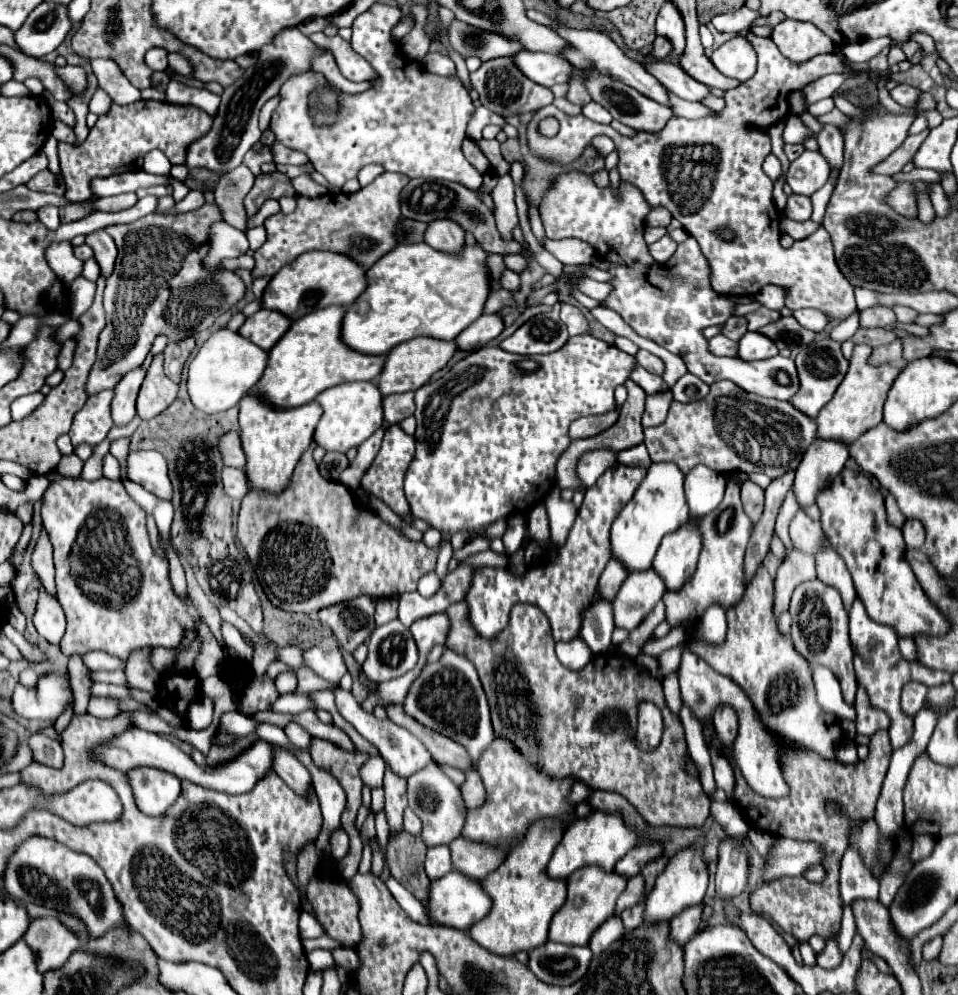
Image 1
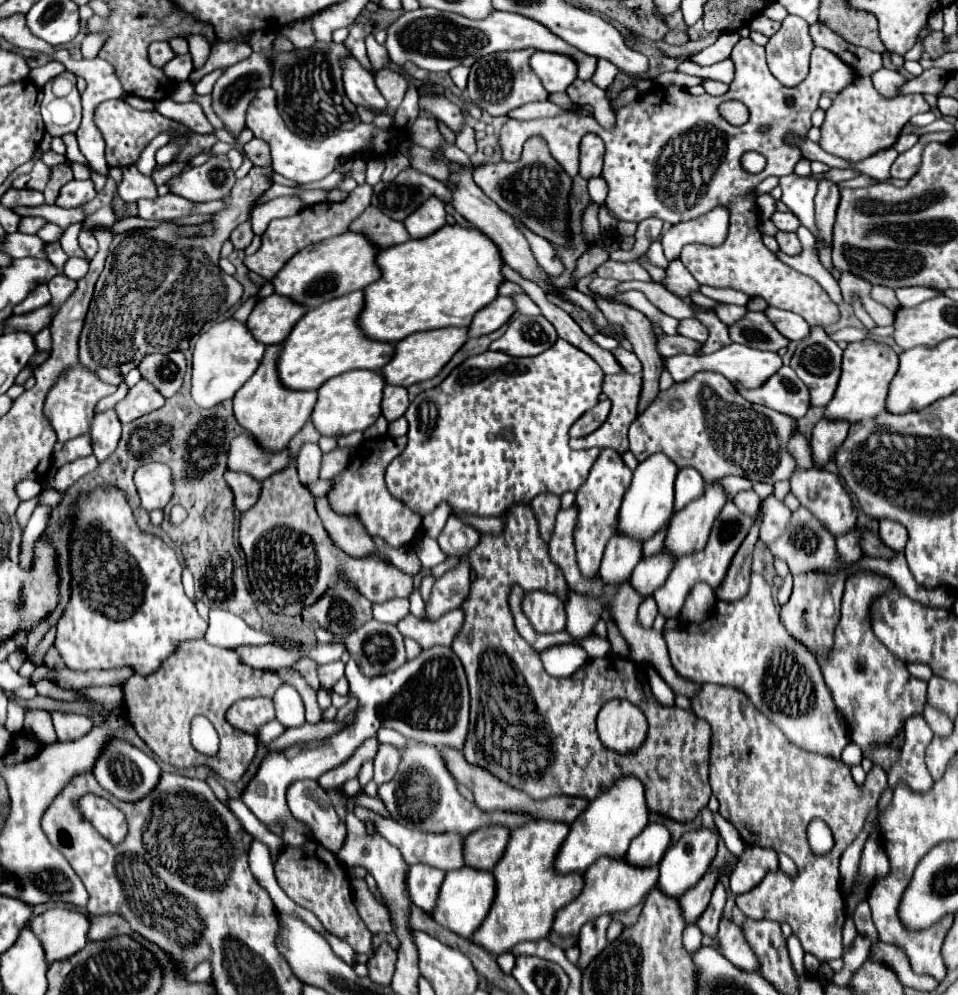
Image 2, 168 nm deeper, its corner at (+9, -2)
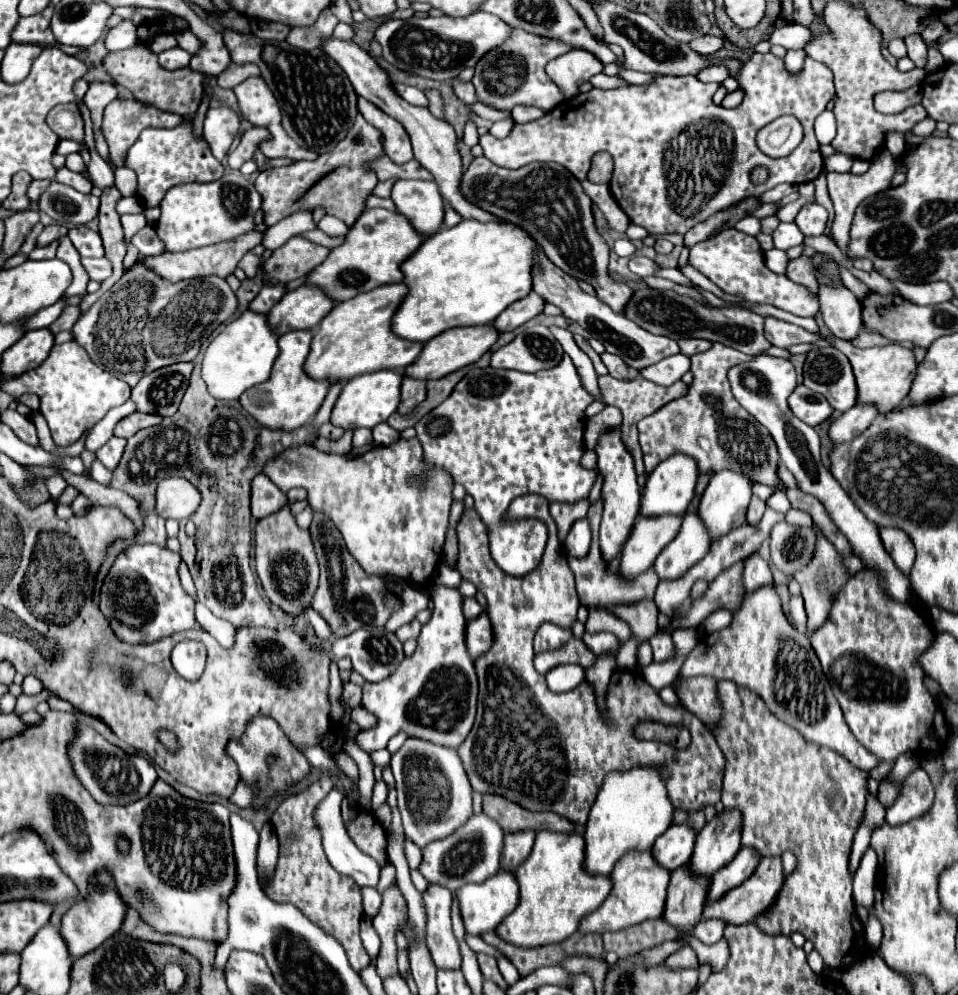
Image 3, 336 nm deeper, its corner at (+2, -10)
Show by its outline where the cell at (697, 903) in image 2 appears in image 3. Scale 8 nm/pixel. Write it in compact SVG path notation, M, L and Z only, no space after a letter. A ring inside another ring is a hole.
M740 848L740 852L736 854L736 858L726 864L724 868L720 868L712 878L710 878L710 890L708 890L708 902L714 902L718 898L722 898L728 890L740 886L744 880L748 880L748 876L754 874L756 866L760 864L762 854L758 850L752 848Z

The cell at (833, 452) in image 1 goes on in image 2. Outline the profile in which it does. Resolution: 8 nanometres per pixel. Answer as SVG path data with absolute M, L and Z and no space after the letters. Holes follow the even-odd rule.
M819 420L813 428L813 436L809 440L809 448L813 452L813 466L823 468L837 452L837 448L847 438L849 424L847 422L829 422Z

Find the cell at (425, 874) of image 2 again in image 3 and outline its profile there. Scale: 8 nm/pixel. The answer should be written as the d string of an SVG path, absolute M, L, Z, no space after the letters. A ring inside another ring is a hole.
M430 884L424 892L424 906L426 906L426 944L430 948L432 960L440 970L458 970L460 968L460 948L458 940L452 934L450 924L450 906L452 906L452 892L444 886Z

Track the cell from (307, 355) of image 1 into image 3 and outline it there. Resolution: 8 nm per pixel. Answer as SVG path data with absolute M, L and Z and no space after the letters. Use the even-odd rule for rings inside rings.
M400 282L400 284L380 286L356 298L350 298L348 302L336 304L334 310L328 312L328 316L324 316L324 320L314 330L312 348L306 360L306 372L312 378L330 378L330 382L336 382L366 372L404 370L406 366L410 366L422 352L424 344L404 340L396 336L390 328L394 310L398 310L406 294L408 294L408 286Z

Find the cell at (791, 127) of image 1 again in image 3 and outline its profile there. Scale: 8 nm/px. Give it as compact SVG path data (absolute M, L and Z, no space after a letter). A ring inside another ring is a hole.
M896 130L888 132L888 136L886 136L886 148L890 150L890 154L892 154L894 158L896 158L900 152L904 152L904 150L906 150L904 134L902 134L902 132L896 132Z

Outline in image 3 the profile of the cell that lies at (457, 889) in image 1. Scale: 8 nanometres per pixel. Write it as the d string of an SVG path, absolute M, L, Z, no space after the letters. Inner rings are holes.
M498 870L492 878L480 882L480 884L462 886L462 888L456 892L456 898L458 898L458 902L460 902L460 910L462 910L462 918L464 918L466 932L472 934L472 936L480 936L480 934L484 934L484 932L496 930L496 926L518 906L520 894L518 894L516 876L514 876L512 872Z

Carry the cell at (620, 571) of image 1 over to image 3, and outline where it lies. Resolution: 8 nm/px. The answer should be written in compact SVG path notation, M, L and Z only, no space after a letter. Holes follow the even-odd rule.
M664 516L664 518L640 518L634 526L628 542L622 550L620 560L620 574L624 578L636 578L636 574L646 572L656 556L662 552L662 548L676 538L680 530L680 518Z

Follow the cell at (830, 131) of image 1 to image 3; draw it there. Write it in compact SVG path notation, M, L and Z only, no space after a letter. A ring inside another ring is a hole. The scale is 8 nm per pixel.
M828 262L826 266L826 272L834 280L834 286L820 286L820 312L830 332L836 338L850 342L860 332L860 306L856 304L856 296L842 284L838 264Z

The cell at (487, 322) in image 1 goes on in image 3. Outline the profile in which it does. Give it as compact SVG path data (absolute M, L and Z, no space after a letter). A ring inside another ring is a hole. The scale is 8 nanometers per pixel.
M532 292L530 296L526 296L526 298L522 298L522 300L516 300L516 304L510 304L510 306L494 320L494 328L496 328L498 332L510 332L510 330L522 326L524 322L532 320L534 316L542 314L544 304L546 304L546 300L544 300L540 294Z

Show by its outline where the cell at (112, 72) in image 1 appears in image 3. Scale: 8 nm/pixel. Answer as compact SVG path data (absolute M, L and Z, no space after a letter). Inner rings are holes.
M124 20L106 34L106 48L112 52L130 48L134 44L136 44L136 26L130 20Z

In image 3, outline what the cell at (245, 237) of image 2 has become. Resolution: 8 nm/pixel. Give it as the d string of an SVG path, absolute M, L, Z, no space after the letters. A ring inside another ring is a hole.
M256 246L254 250L250 250L242 260L240 260L240 268L246 272L246 278L248 280L254 280L256 276L258 276L258 270L260 270L260 264L262 264L262 252L264 252L266 248L262 248L262 246Z

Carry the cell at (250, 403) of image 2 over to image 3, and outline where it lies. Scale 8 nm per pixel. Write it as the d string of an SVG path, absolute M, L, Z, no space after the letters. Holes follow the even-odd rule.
M292 330L284 336L280 336L280 342L278 342L280 344L280 356L274 362L272 376L262 384L252 386L250 390L246 390L240 396L240 404L244 406L244 410L248 414L252 414L262 426L268 426L274 430L276 428L294 430L294 428L310 422L310 418L322 406L330 384L328 384L328 380L314 380L304 370L310 342L312 342L310 330Z

